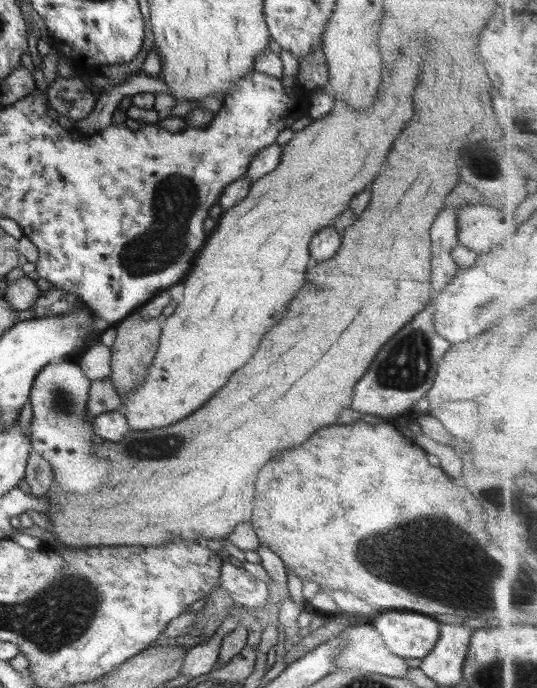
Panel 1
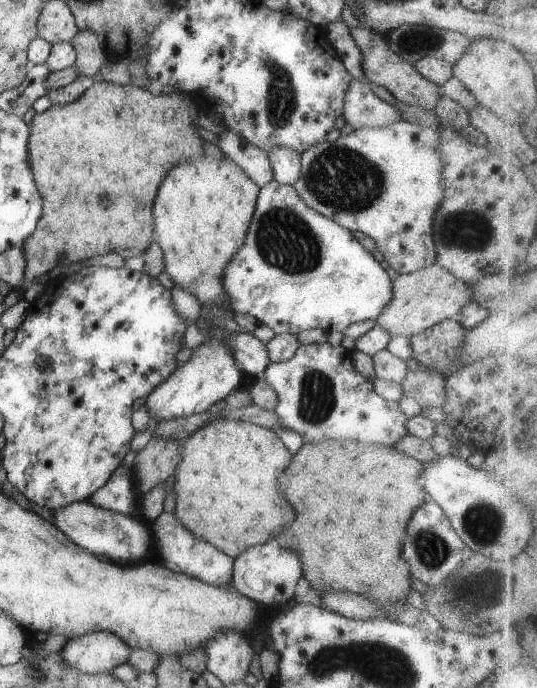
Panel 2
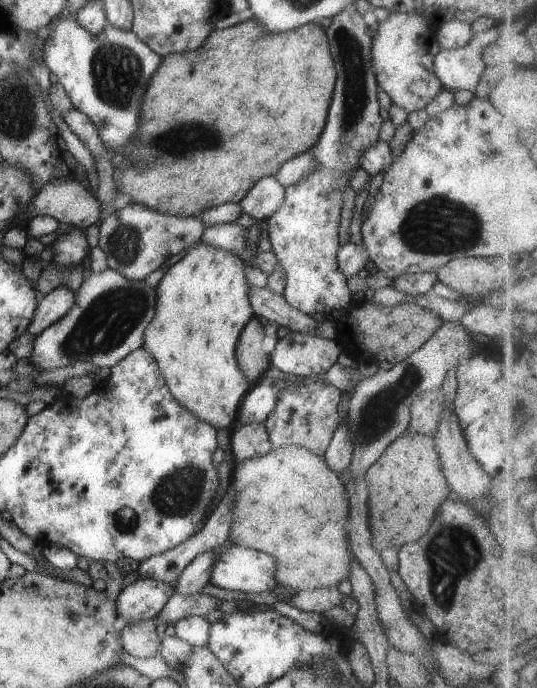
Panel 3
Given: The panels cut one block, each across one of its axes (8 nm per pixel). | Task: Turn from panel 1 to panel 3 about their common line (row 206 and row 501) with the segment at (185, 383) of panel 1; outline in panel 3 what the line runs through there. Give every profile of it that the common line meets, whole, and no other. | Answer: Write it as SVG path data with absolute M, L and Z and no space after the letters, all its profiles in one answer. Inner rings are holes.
M292 445L273 448L266 456L244 460L244 462L237 464L235 471L233 472L230 487L234 490L234 494L236 494L234 504L232 504L233 520L229 535L230 543L238 547L255 549L272 556L274 560L276 560L276 582L278 582L278 585L294 588L298 592L302 590L320 590L320 588L328 587L336 588L340 582L349 580L353 555L350 551L350 546L348 546L348 542L346 542L346 528L344 528L344 524L348 522L347 490L344 482L339 478L338 473L334 472L334 470L328 466L328 462L324 460L323 456L317 456L306 448L298 446L293 447Z

